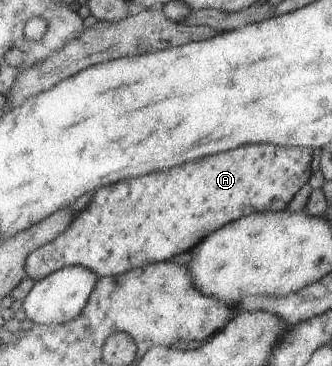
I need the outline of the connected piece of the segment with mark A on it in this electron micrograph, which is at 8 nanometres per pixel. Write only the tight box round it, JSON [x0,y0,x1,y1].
[26,145,313,282]

